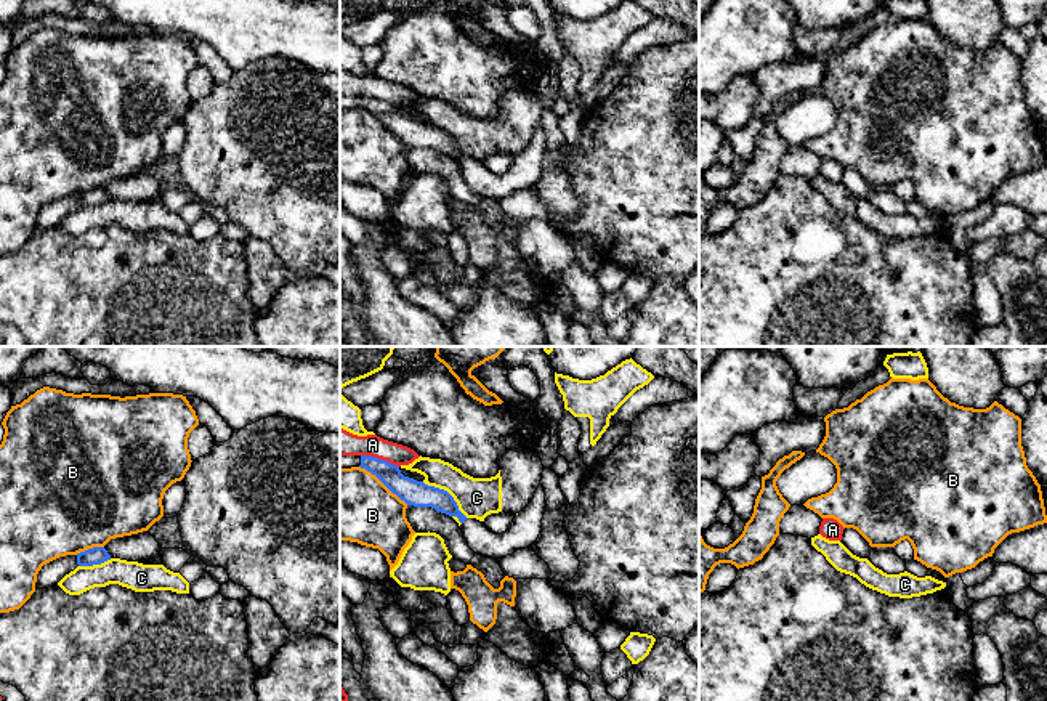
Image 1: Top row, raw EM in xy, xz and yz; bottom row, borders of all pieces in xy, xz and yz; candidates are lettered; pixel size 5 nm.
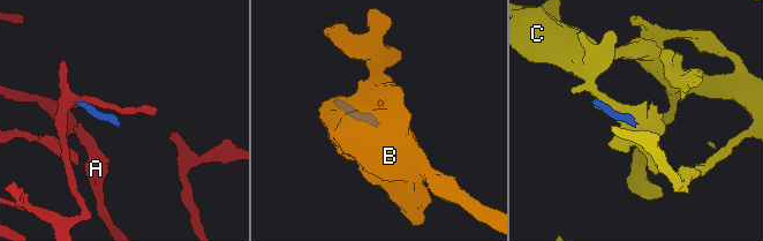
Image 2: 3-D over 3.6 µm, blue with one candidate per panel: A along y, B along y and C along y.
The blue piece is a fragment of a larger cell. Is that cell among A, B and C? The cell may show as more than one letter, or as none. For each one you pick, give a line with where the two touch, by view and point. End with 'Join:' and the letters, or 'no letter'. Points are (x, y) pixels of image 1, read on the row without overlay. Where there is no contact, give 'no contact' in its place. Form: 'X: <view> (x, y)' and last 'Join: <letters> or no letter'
Join: no letter

